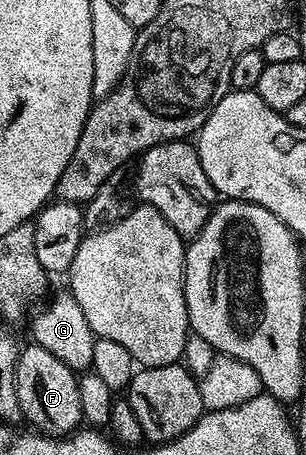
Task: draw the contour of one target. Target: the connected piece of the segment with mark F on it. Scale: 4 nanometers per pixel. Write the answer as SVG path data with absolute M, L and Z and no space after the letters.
M28 343L21 348L17 361L17 393L21 415L33 430L50 437L67 437L81 428L84 416L78 400L78 377L62 359L50 355L46 347Z

